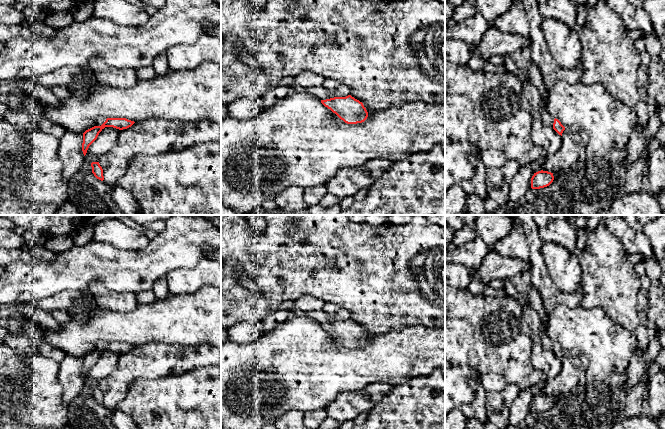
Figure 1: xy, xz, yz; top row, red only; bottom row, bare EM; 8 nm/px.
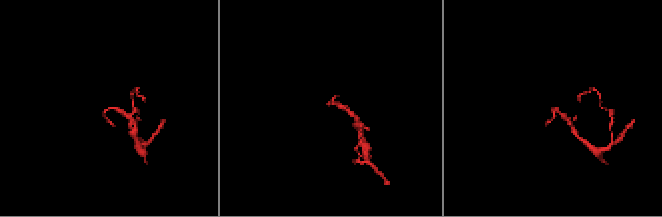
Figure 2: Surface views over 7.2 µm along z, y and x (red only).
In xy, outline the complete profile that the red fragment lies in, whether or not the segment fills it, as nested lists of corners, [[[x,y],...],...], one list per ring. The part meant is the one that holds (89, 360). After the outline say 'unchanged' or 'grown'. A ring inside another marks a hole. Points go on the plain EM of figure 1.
[[[98,342],[96,349],[83,357],[82,375],[84,380],[89,370],[97,363],[99,357],[105,351],[113,351],[119,354],[131,351],[135,346],[126,342]]] | grown

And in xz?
[[[323,310],[309,311],[303,315],[320,323],[325,331],[347,348],[362,347],[368,341],[368,336],[363,327],[351,319],[333,322],[332,318]]] | grown

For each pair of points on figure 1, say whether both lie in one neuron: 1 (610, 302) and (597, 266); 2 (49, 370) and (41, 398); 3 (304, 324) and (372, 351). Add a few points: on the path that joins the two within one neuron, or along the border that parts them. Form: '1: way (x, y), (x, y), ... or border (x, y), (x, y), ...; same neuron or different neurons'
1: way (609, 293), (609, 278), (606, 275); same neuron
2: way (42, 377), (41, 391); same neuron
3: way (321, 341), (335, 355), (355, 355); same neuron

